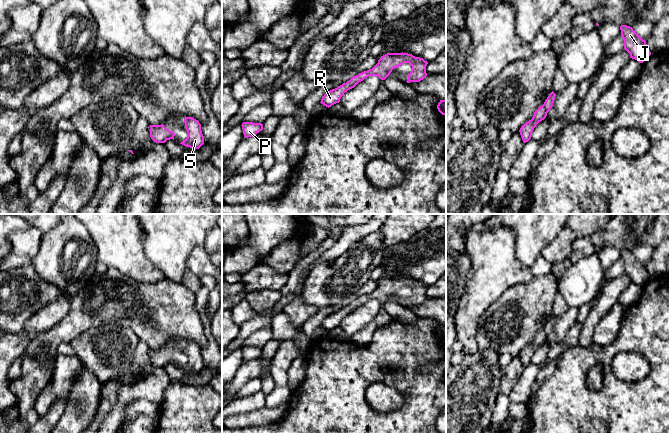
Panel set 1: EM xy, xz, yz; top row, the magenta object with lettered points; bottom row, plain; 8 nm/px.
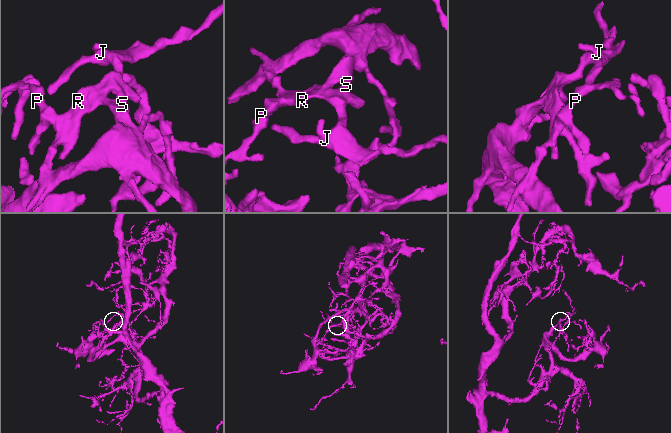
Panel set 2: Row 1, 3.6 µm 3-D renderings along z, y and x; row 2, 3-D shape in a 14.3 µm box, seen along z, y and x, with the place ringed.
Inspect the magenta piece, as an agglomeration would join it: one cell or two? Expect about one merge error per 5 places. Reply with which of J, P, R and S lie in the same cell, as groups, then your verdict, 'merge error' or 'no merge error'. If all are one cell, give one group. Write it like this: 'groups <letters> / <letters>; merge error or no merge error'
groups J P R S; no merge error

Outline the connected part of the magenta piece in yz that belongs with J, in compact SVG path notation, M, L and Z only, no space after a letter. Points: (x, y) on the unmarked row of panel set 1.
M621 249L620 254L624 264L624 273L630 278L630 282L637 284L639 287L643 287L647 284L651 276L646 265L630 250Z

